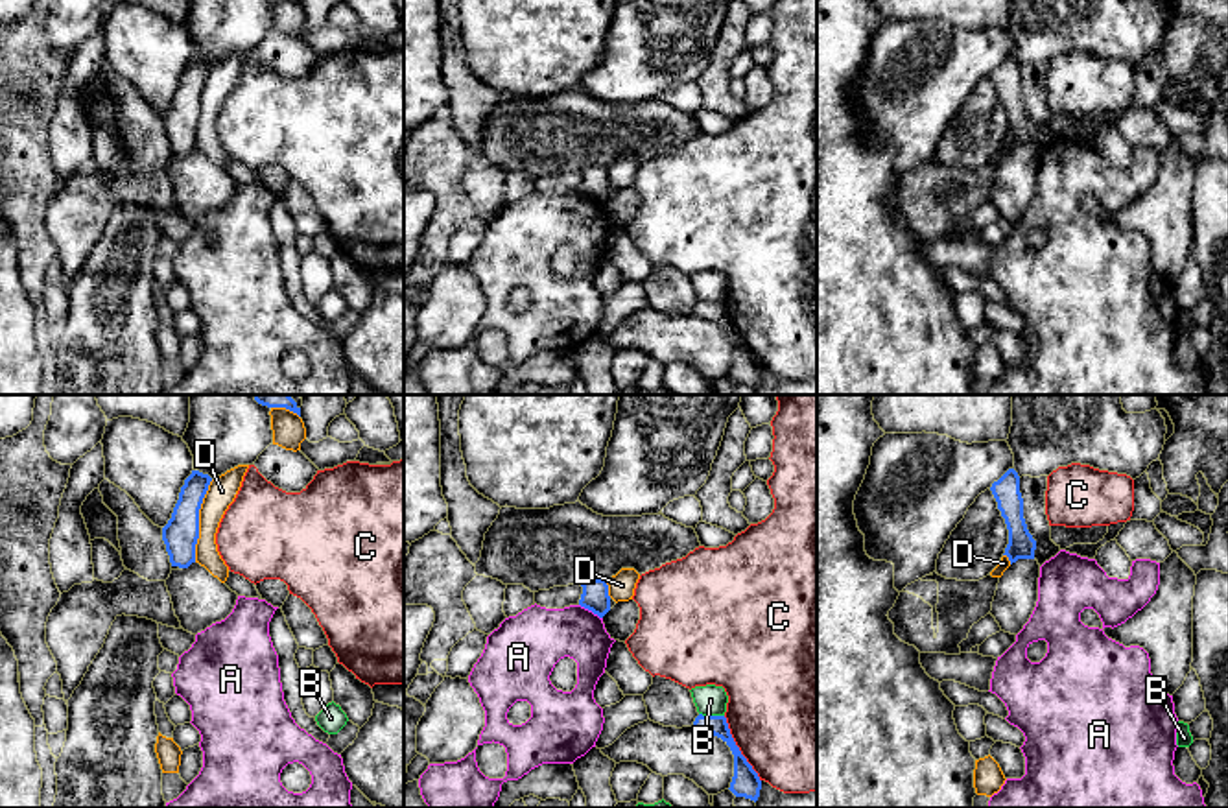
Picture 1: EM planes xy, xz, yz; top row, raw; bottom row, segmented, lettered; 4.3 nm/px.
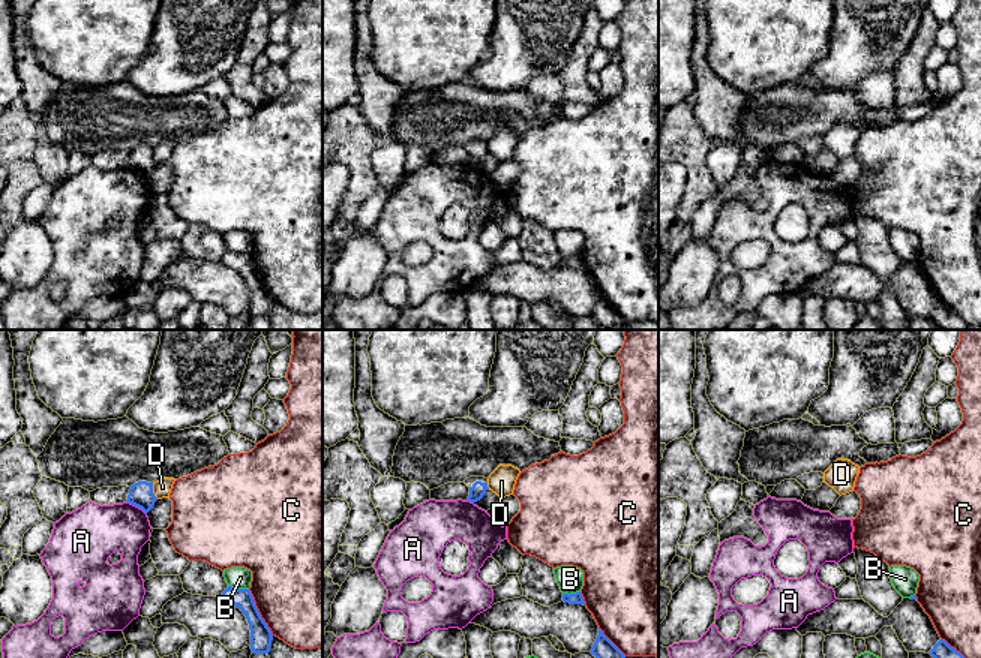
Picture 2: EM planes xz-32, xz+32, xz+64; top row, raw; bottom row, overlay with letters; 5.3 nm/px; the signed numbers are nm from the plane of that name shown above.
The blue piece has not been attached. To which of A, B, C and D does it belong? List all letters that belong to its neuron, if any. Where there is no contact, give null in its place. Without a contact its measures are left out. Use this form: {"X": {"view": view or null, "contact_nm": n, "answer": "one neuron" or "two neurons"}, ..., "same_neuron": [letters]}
{"A": {"view": "xz", "contact_nm": 120, "answer": "two neurons"}, "B": {"view": "xz", "contact_nm": 110, "answer": "two neurons"}, "C": {"view": "xz", "contact_nm": 340, "answer": "two neurons"}, "D": {"view": "xy", "contact_nm": 360, "answer": "two neurons"}, "same_neuron": []}

